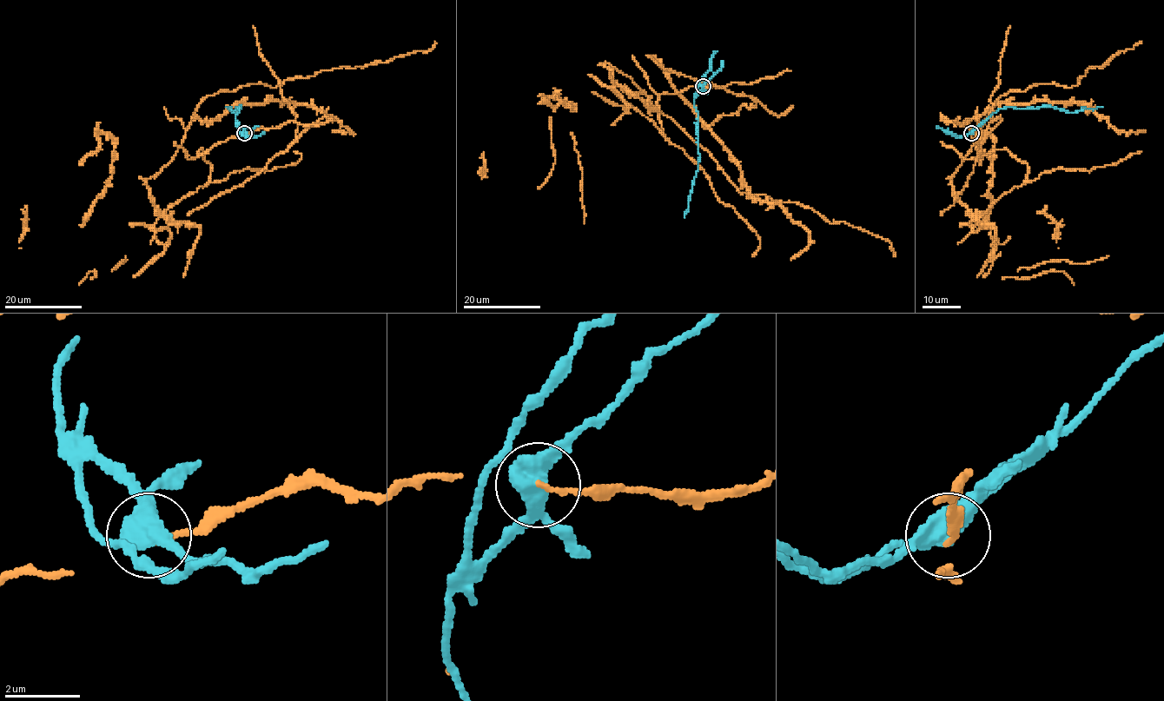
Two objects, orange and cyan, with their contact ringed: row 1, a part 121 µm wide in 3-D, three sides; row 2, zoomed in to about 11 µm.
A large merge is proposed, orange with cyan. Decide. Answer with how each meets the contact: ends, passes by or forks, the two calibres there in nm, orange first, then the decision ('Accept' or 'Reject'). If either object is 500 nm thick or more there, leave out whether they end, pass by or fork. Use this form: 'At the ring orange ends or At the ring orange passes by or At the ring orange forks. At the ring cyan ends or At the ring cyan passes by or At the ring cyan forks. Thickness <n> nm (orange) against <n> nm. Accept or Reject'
Thickness 130 nm (orange) against 600 nm. Reject

